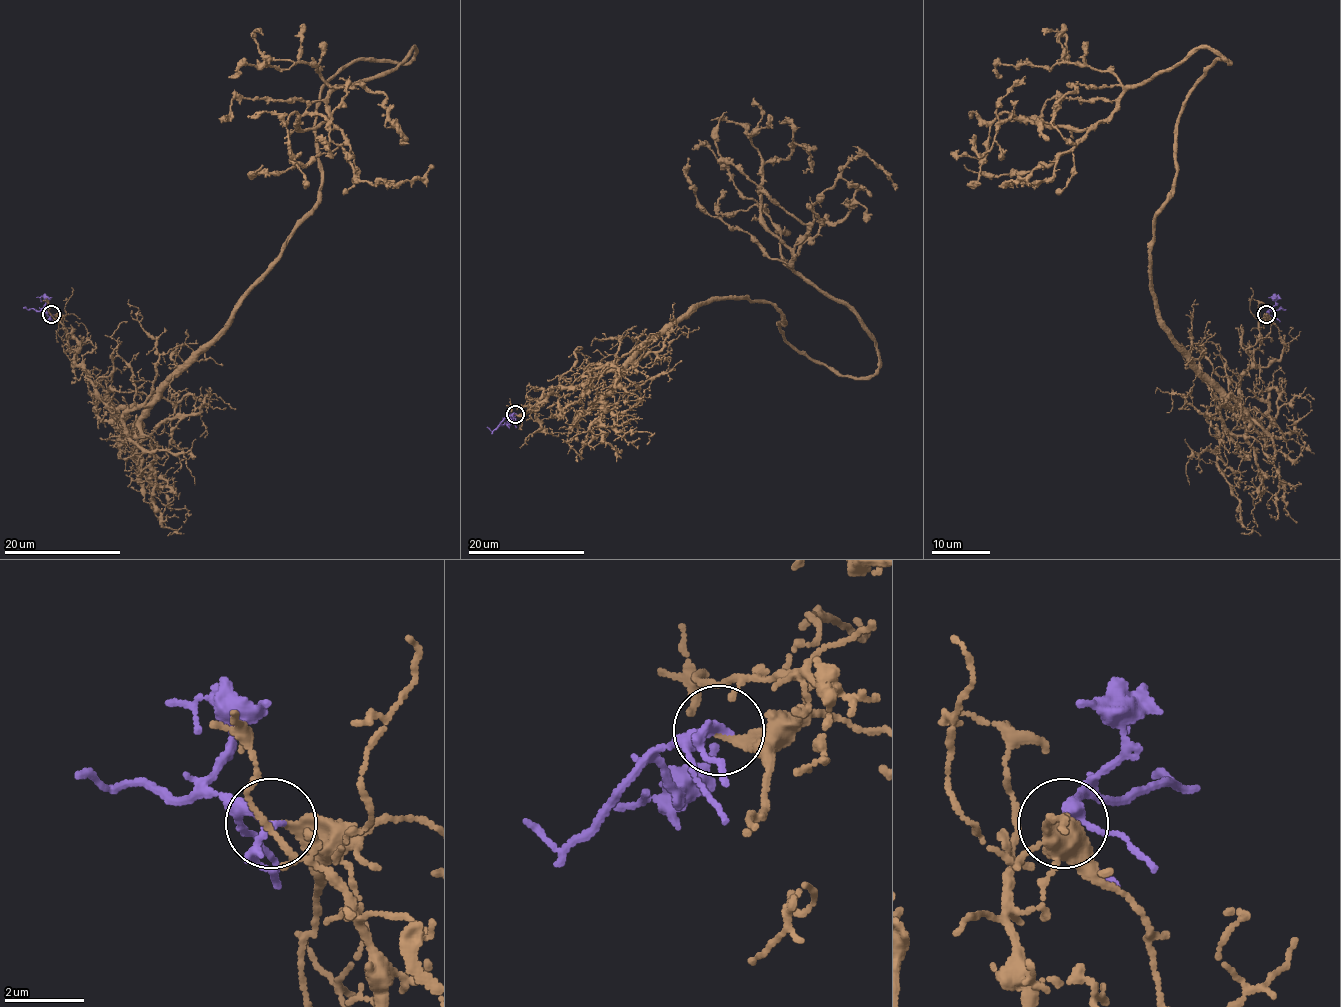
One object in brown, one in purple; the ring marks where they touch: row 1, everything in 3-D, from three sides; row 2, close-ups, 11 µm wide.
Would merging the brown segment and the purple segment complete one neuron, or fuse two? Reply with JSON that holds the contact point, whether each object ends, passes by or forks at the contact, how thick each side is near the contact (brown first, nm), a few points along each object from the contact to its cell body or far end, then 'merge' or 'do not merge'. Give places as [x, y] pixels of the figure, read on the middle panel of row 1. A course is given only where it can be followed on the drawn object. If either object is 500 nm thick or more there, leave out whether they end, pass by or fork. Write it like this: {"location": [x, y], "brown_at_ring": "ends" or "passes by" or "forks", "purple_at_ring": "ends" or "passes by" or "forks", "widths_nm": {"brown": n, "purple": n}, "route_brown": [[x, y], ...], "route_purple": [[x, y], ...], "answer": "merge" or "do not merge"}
{"location": [515, 414], "brown_at_ring": "ends", "purple_at_ring": "forks", "widths_nm": {"brown": 240, "purple": 200}, "route_brown": [[515, 414], [731, 299], [768, 301], [842, 375], [878, 368], [875, 338], [765, 226], [750, 139], [771, 114]], "route_purple": [[515, 414], [506, 417], [493, 430], [487, 427]], "answer": "merge"}

